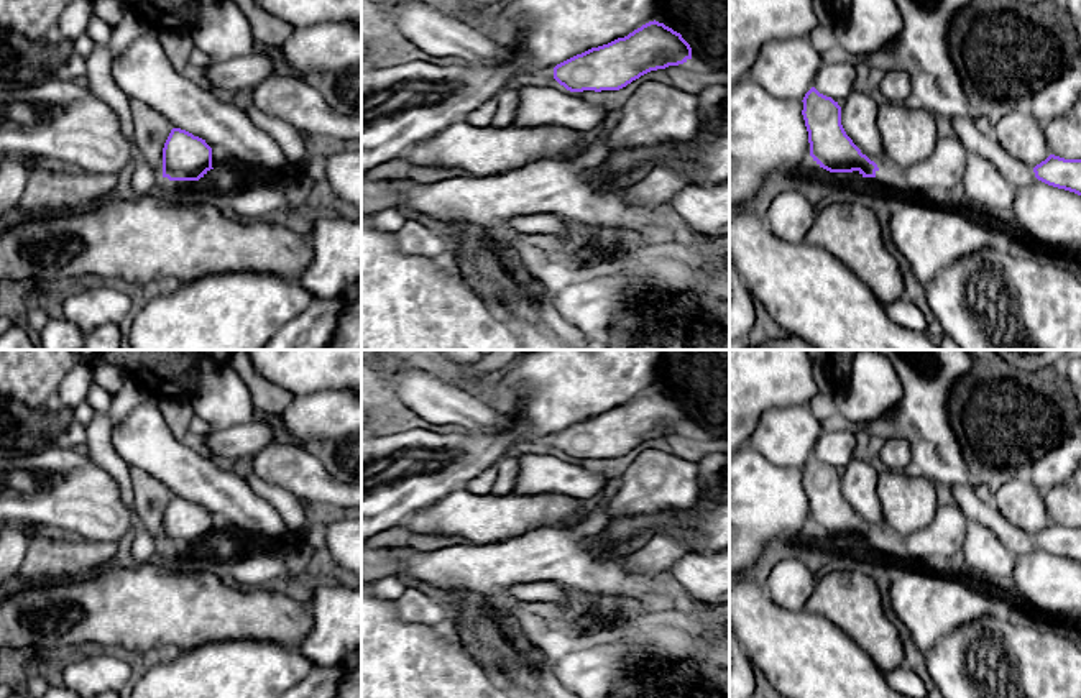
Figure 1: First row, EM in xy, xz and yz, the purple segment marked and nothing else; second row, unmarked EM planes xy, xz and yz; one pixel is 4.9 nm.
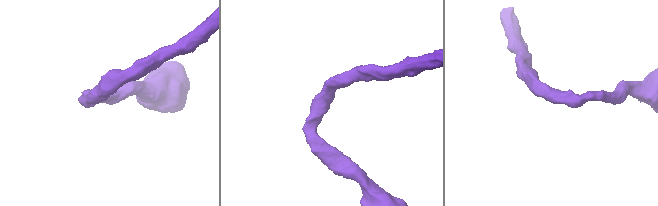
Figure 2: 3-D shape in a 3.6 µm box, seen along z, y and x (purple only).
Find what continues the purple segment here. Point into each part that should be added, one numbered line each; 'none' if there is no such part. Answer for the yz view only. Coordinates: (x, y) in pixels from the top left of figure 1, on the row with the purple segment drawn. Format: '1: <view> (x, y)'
none

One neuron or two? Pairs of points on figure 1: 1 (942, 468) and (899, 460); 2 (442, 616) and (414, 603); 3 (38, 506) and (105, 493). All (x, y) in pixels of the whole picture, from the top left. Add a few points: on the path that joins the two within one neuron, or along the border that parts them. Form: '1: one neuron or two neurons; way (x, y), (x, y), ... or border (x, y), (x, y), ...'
1: two neurons; border (892, 436), (909, 445), (909, 465)
2: one neuron; way (436, 613), (421, 606)
3: one neuron; way (55, 496), (89, 496)

